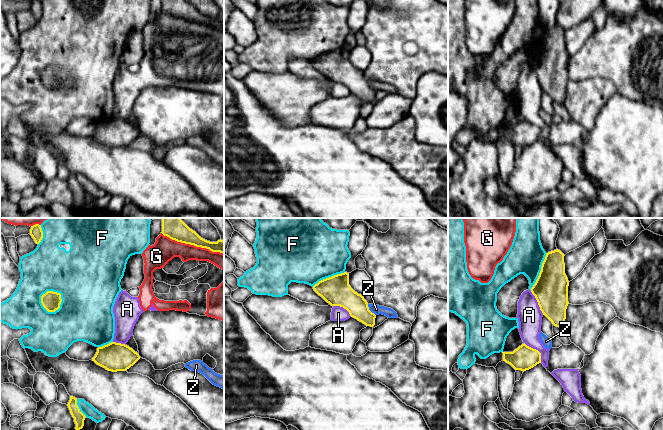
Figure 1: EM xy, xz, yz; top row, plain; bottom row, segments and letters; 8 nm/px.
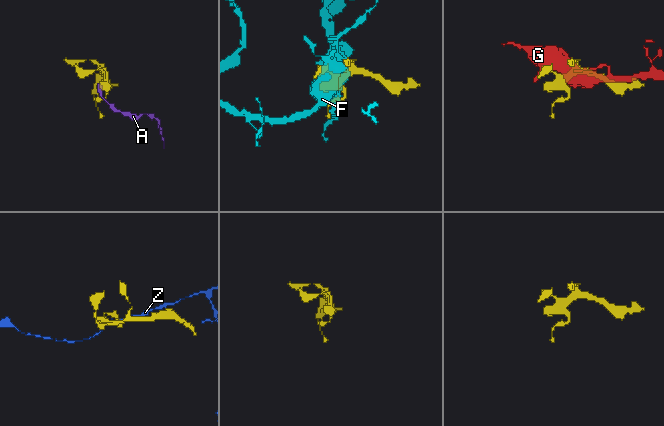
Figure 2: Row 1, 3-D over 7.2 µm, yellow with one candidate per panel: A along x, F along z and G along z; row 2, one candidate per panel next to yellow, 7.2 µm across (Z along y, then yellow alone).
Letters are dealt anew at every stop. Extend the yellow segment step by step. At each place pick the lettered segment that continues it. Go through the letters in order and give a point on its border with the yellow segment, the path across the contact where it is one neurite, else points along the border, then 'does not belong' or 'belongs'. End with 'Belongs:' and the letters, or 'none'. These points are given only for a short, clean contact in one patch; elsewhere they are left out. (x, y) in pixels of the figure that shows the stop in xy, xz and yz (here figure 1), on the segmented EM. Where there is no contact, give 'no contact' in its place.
A: contact yz (537, 350); does not belong
F: contact xy (47, 310); does not belong
G: contact xy (192, 244); does not belong
Z: contact xz (369, 310); does not belong
Belongs: none

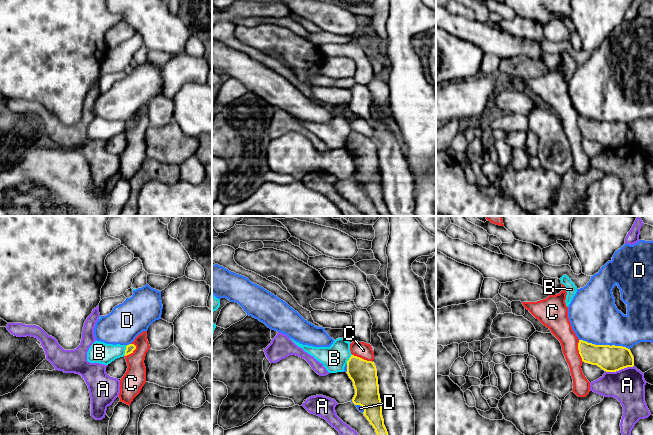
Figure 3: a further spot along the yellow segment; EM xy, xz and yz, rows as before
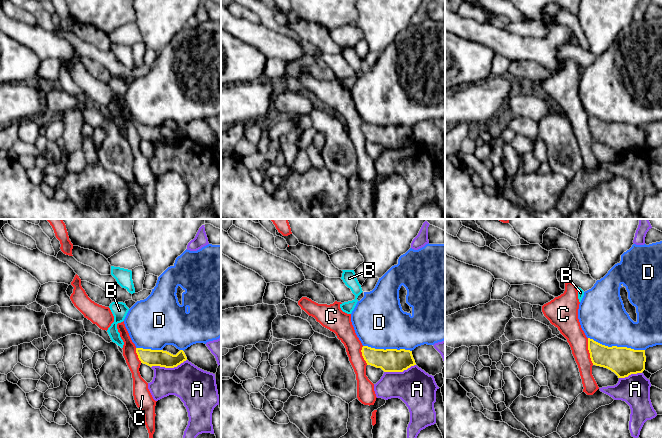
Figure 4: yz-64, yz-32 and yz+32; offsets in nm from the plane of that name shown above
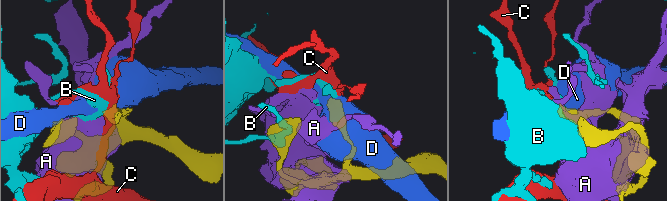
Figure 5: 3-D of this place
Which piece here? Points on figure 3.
A: contact yz (619, 369); does not belong
B: contact xy (125, 350); border xy (127, 345), (123, 355); does not belong
C: contact yz (579, 351); border yz (578, 340), (578, 353), (583, 361); does not belong
D: contact yz (604, 345); does not belong
Belongs: none

